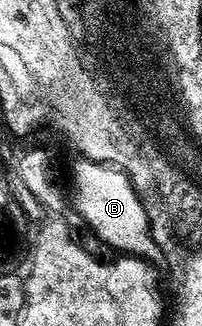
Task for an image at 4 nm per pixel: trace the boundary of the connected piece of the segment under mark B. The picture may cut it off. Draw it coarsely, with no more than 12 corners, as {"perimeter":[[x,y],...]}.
{"perimeter":[[77,157],[73,205],[116,252],[164,268],[132,178]]}

